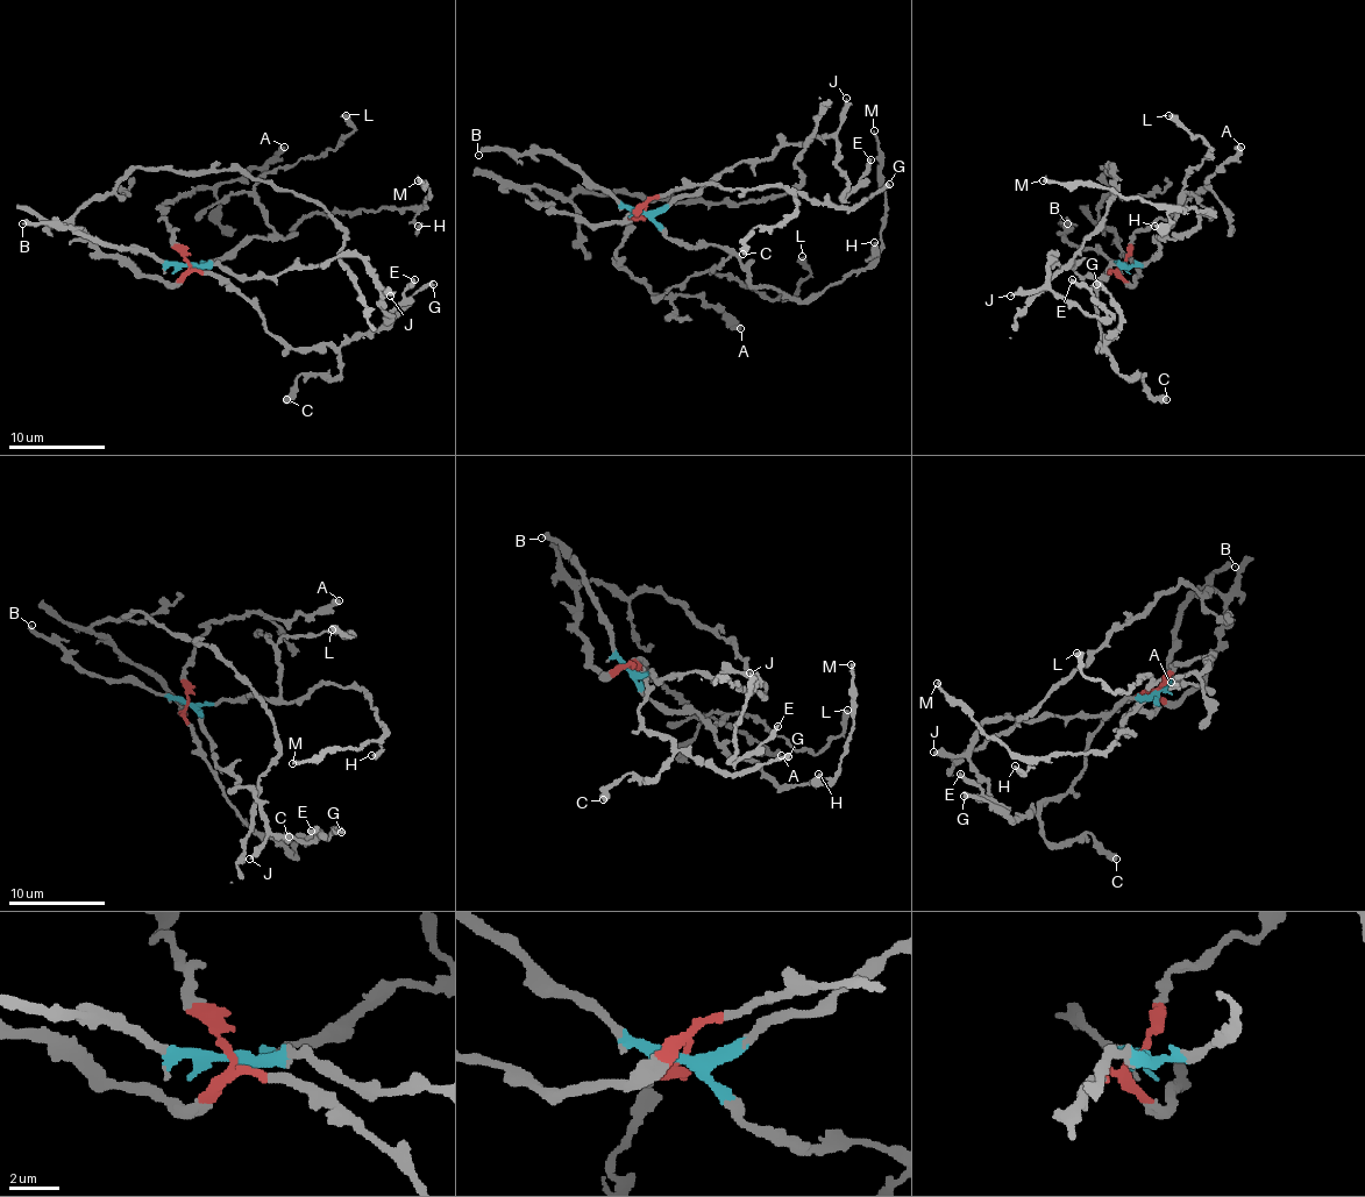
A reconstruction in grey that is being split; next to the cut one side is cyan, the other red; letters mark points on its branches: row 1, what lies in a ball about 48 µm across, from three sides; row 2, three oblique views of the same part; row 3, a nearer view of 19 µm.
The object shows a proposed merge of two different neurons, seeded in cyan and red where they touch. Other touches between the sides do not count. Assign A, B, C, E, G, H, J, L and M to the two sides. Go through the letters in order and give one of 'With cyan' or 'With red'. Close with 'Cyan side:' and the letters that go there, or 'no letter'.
A: With red
B: With cyan
C: With red
E: With cyan
G: With red
H: With cyan
J: With cyan
L: With cyan
M: With cyan
Cyan side: B, E, H, J, L, M

